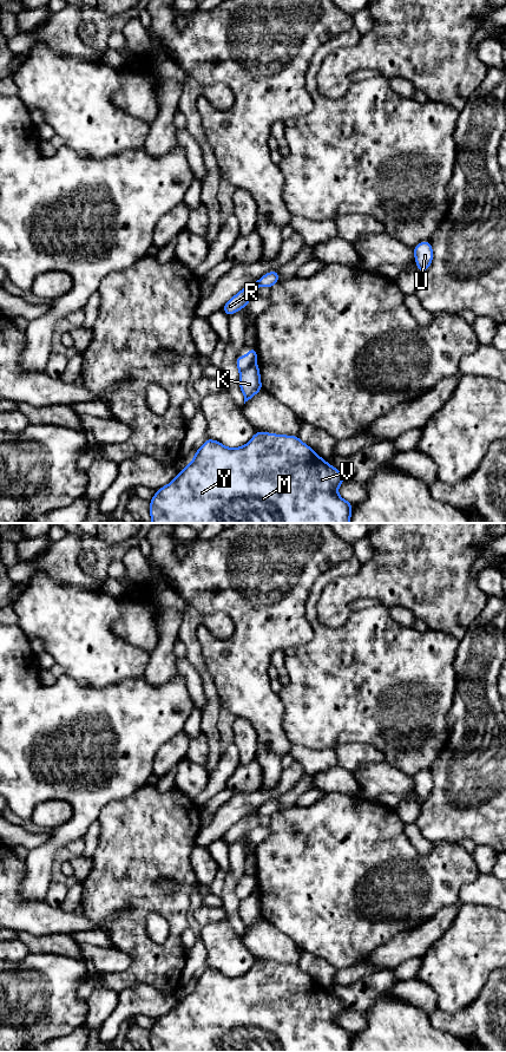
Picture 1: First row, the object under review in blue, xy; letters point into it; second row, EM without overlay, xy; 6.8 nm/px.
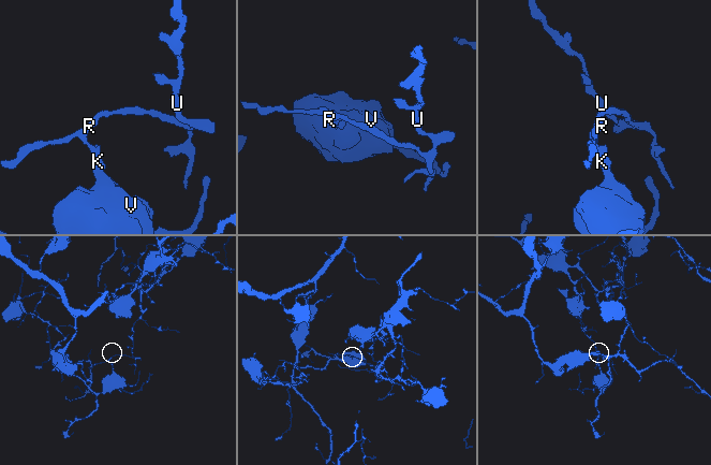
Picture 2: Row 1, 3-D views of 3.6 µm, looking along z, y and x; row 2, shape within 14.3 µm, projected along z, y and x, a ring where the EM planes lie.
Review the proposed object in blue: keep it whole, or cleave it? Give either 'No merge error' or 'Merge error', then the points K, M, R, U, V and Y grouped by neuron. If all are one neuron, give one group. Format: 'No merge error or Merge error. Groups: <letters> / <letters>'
Merge error. Groups: K M V Y / R U

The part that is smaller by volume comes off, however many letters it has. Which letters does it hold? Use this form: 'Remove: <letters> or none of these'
Remove: R, U

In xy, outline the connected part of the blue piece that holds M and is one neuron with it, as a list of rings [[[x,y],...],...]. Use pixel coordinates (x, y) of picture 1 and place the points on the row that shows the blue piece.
[[[256,431],[249,443],[236,449],[226,447],[217,440],[206,438],[204,444],[196,451],[192,462],[172,482],[156,490],[153,498],[150,501],[151,523],[349,523],[353,504],[337,495],[337,488],[344,481],[346,477],[335,466],[322,459],[298,436]]]

